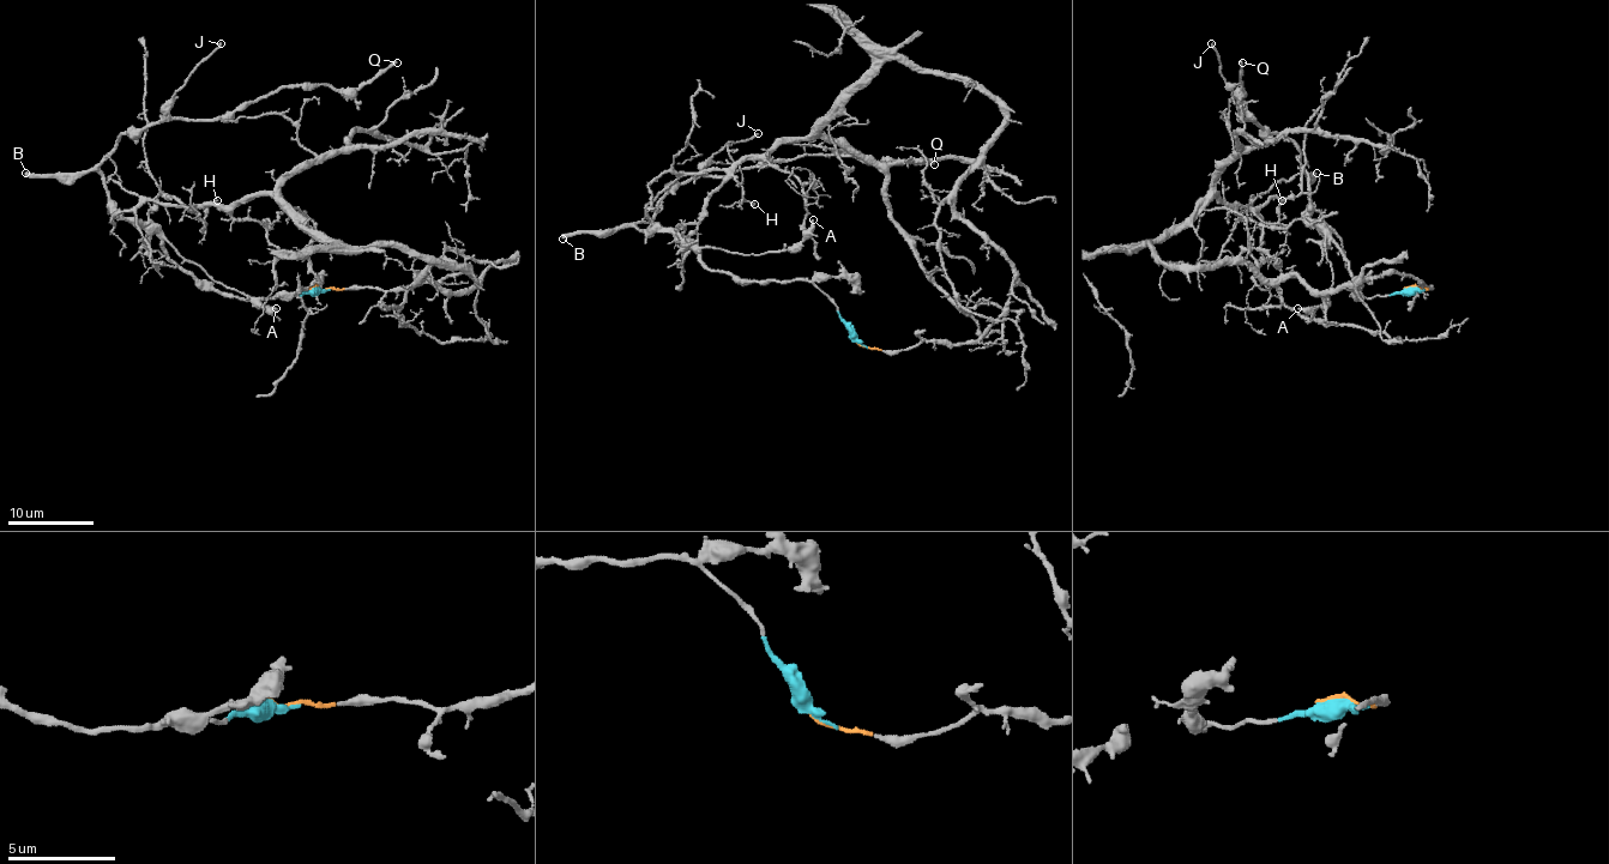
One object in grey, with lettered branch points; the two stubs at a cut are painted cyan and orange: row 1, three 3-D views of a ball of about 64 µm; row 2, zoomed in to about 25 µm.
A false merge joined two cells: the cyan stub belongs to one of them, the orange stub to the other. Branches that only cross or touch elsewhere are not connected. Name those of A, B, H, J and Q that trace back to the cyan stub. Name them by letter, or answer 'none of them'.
A, B, J, Q

